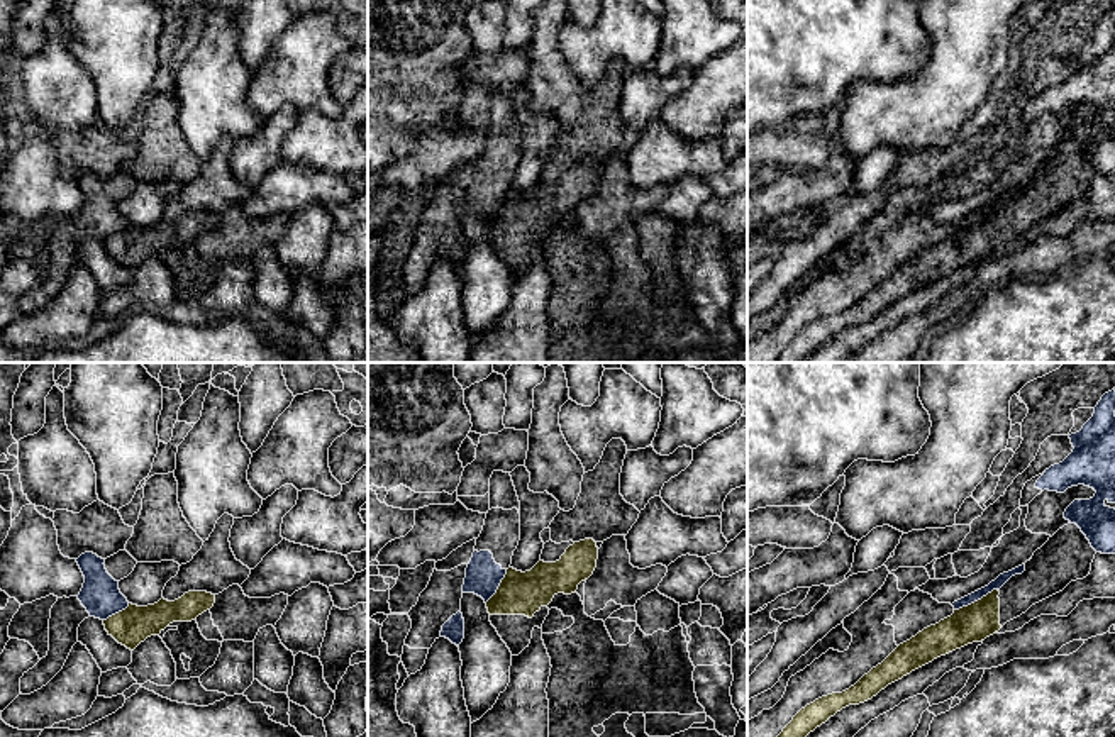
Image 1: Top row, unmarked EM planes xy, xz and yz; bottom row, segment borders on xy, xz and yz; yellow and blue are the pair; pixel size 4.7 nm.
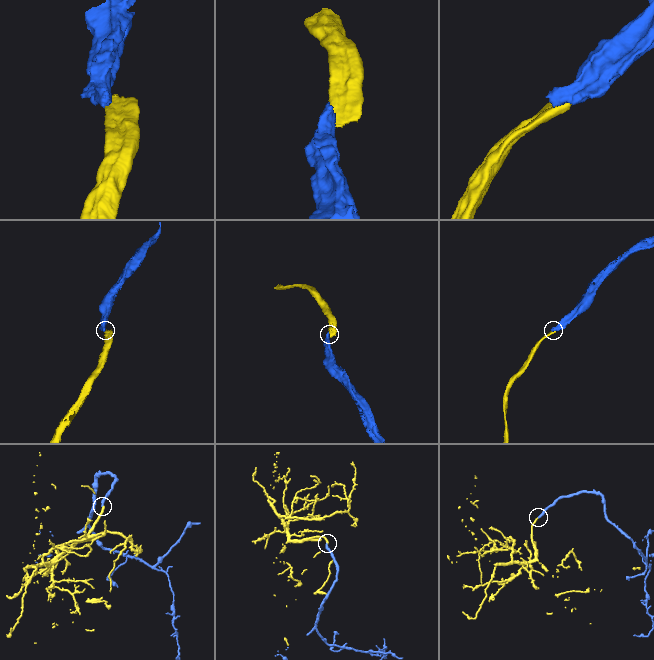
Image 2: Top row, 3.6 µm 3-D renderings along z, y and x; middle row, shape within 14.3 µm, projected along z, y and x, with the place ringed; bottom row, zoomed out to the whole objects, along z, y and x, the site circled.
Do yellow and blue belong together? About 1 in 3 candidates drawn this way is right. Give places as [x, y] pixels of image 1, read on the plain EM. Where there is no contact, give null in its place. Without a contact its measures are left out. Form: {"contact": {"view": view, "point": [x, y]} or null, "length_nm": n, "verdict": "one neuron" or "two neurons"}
{"contact": {"view": "yz", "point": [975, 222]}, "length_nm": 240, "verdict": "two neurons"}

